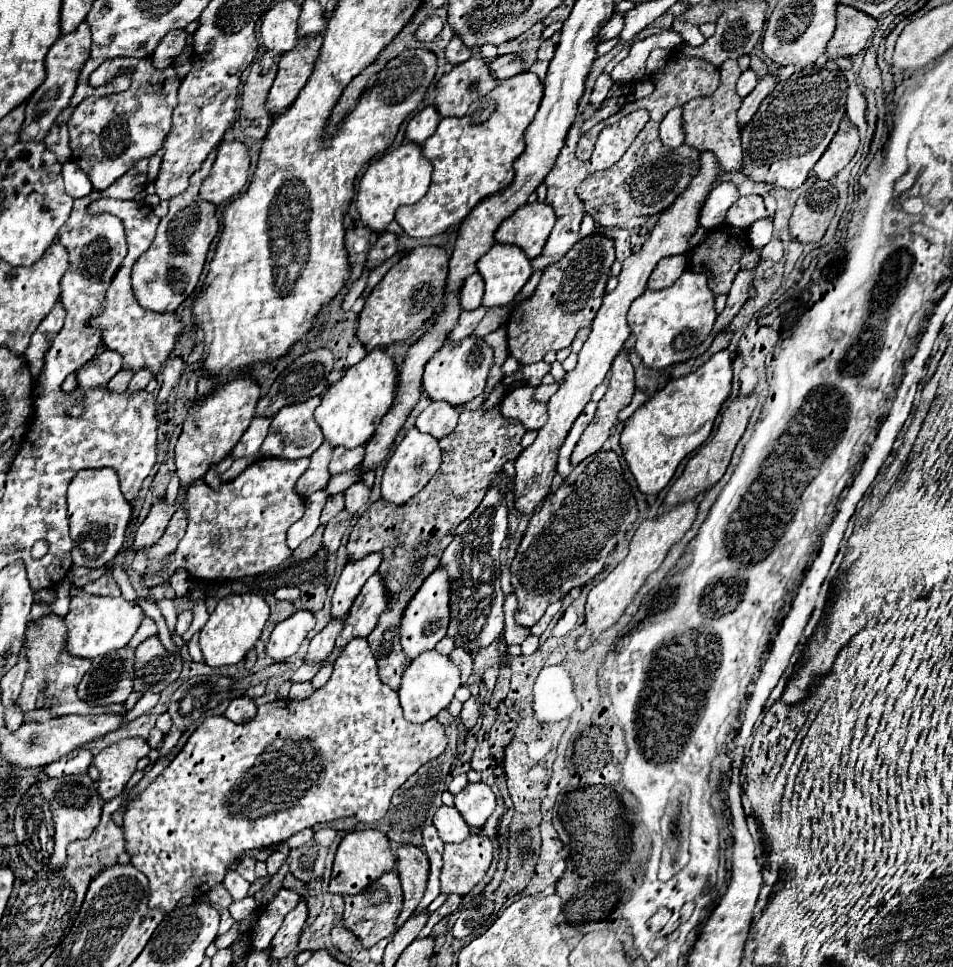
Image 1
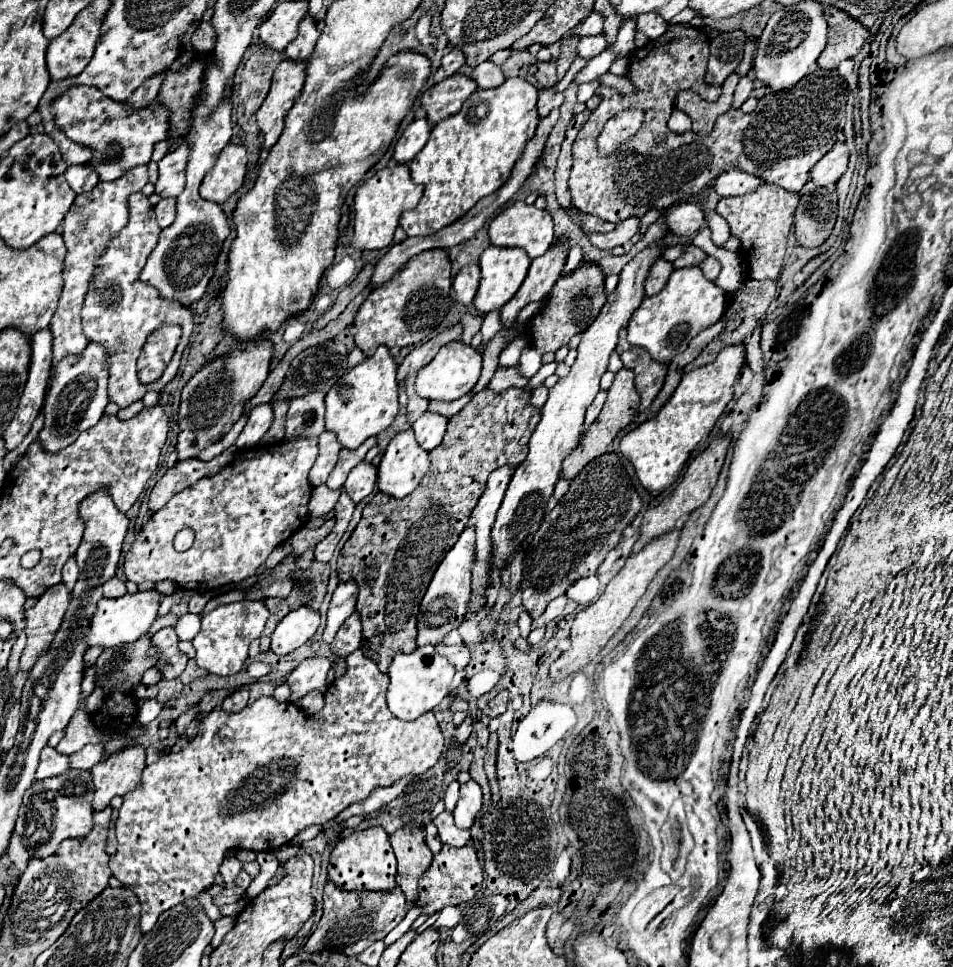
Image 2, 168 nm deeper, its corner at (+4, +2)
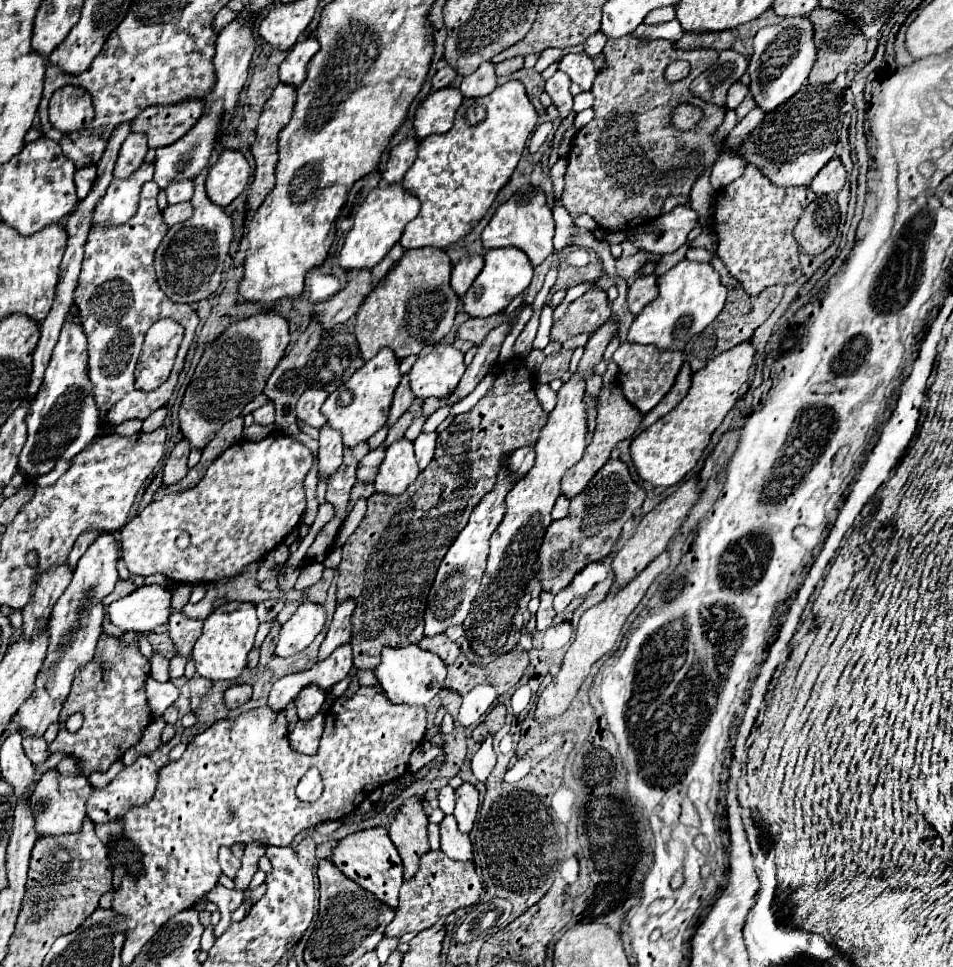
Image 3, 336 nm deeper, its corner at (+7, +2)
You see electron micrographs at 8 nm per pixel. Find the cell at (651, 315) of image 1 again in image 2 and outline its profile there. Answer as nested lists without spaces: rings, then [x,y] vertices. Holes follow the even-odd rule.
[[[679,268],[673,270],[665,288],[641,302],[641,306],[631,314],[627,324],[627,340],[631,346],[645,348],[653,360],[669,362],[679,352],[683,352],[689,342],[705,328],[715,324],[725,312],[725,292],[707,280],[701,268]]]

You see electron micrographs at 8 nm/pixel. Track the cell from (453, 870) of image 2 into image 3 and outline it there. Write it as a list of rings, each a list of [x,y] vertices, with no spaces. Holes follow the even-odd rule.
[[[430,850],[420,858],[420,868],[400,888],[400,906],[394,920],[386,928],[386,938],[398,938],[406,932],[422,932],[438,922],[438,918],[452,914],[458,908],[468,908],[478,902],[482,894],[480,878],[472,862],[456,862],[442,850]]]

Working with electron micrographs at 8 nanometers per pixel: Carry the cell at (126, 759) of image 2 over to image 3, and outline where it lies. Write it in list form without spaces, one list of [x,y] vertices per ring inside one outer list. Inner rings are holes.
[[[140,756],[132,766],[124,766],[122,772],[106,788],[94,788],[92,796],[86,802],[88,818],[94,824],[120,822],[130,808],[144,806],[144,804],[148,804],[152,800],[154,790],[156,790],[156,782],[158,782],[158,768],[156,768],[156,764],[148,756]]]

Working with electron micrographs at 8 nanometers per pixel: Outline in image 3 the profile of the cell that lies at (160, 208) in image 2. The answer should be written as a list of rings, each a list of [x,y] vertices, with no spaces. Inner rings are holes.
[[[184,202],[184,204],[166,206],[166,210],[162,212],[162,216],[164,216],[164,222],[166,222],[168,226],[186,222],[186,220],[192,216],[192,204],[190,204],[190,202]]]

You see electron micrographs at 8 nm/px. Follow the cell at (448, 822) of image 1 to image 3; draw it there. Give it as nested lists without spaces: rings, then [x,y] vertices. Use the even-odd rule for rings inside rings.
[[[446,816],[440,824],[442,834],[442,852],[446,852],[452,860],[472,860],[472,842],[468,834],[462,834],[456,826],[454,816]]]

